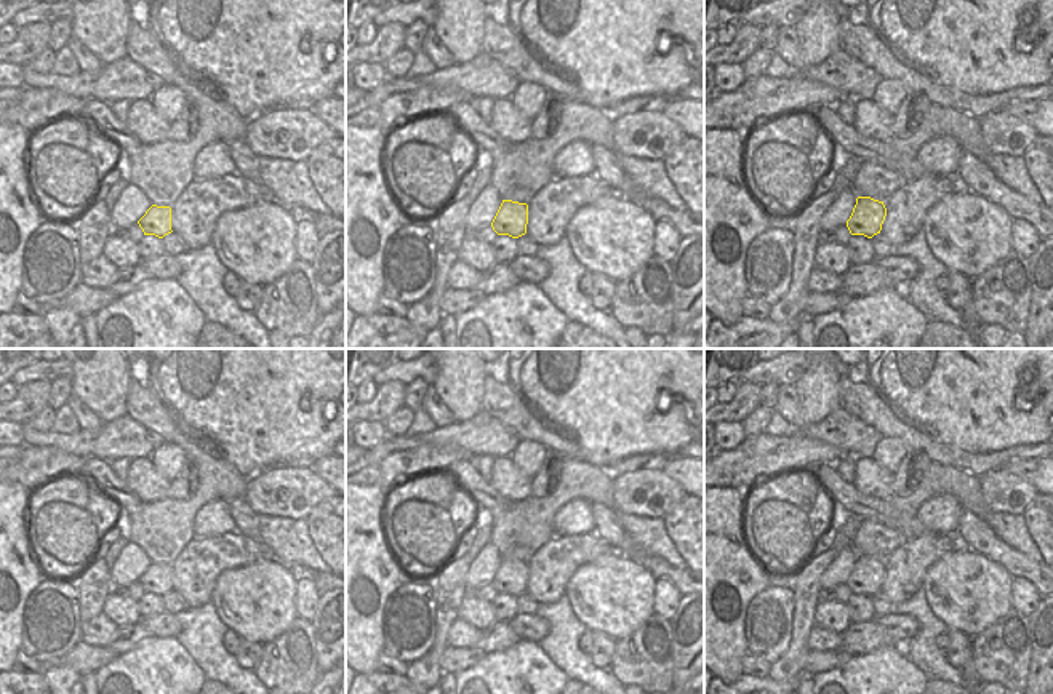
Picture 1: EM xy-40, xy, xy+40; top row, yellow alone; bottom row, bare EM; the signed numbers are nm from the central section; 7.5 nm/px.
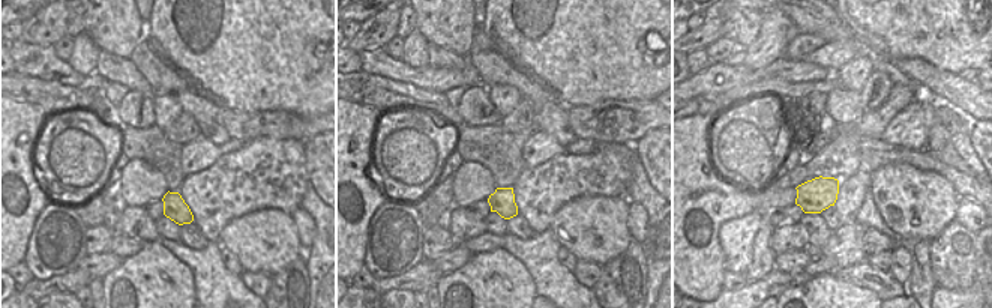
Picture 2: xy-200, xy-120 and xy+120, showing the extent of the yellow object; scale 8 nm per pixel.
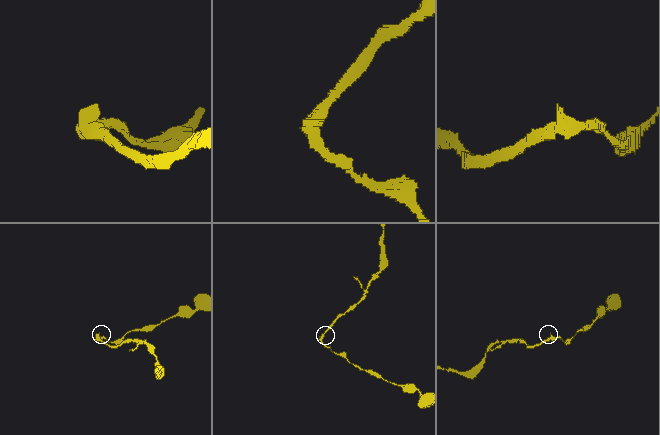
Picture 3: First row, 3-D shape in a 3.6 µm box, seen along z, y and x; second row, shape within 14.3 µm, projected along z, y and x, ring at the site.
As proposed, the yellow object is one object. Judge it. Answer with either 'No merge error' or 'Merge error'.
Merge error

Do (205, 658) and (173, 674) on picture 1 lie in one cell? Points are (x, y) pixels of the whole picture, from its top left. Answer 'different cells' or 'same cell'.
different cells

